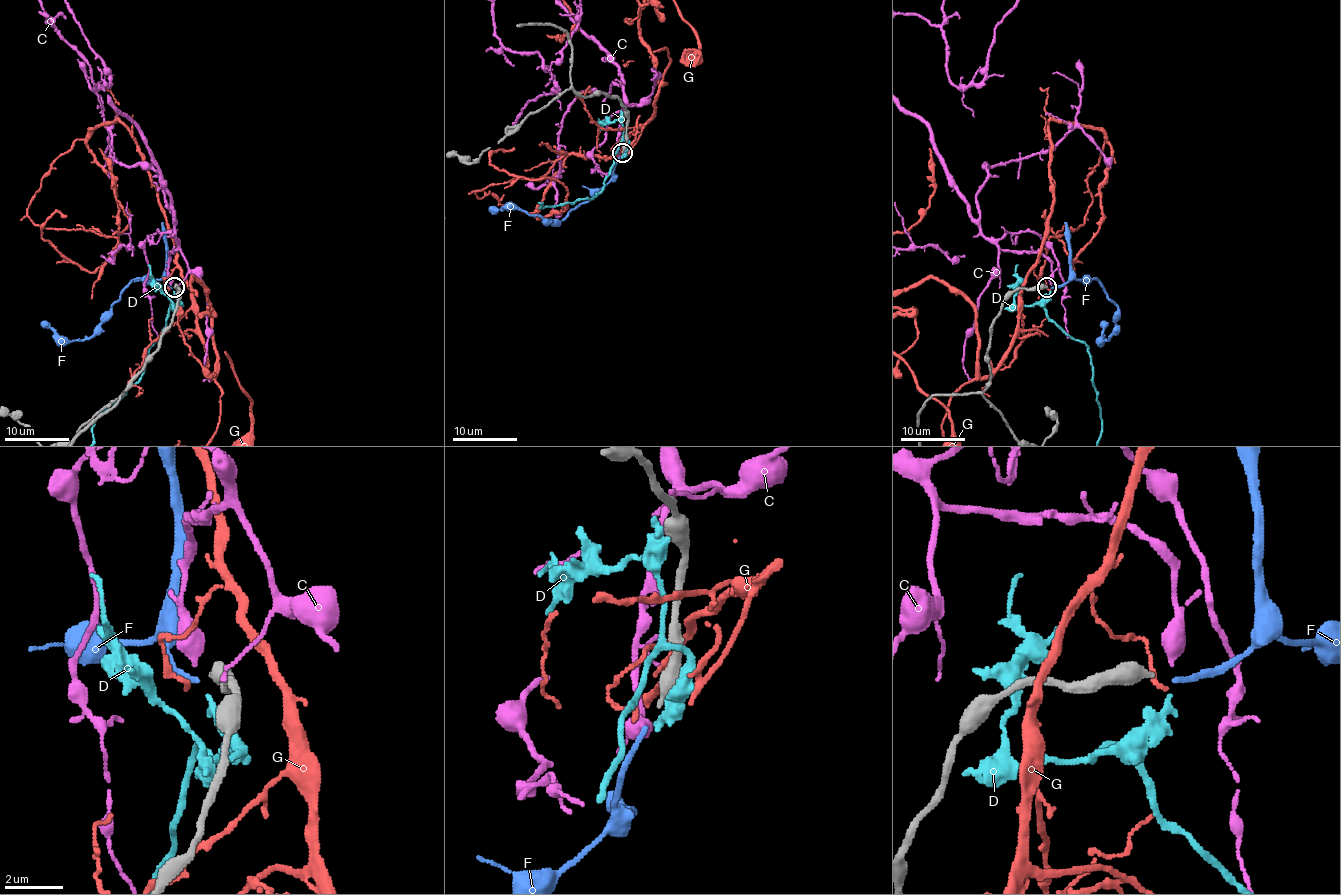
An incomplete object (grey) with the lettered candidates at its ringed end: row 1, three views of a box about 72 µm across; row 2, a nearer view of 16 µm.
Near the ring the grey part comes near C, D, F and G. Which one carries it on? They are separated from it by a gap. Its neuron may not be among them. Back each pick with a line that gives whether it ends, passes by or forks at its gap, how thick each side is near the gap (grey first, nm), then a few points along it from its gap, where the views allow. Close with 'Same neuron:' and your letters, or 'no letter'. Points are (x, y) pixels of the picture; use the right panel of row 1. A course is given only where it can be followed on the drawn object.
F: it ends | 340/160 nm | via (1051, 288), (1072, 279), (1096, 279), (1117, 308), (1115, 328), (1109, 340), (1104, 341), (1103, 325), (1106, 322)
Same neuron: F

